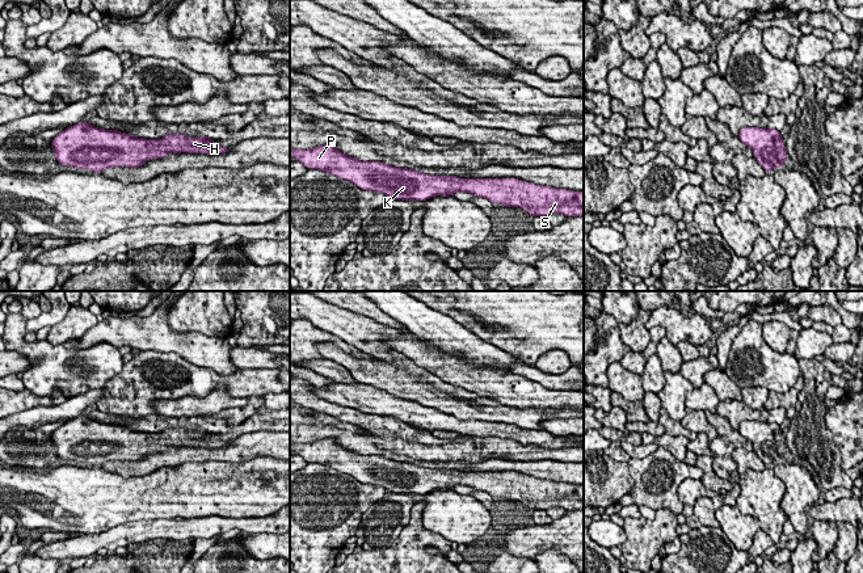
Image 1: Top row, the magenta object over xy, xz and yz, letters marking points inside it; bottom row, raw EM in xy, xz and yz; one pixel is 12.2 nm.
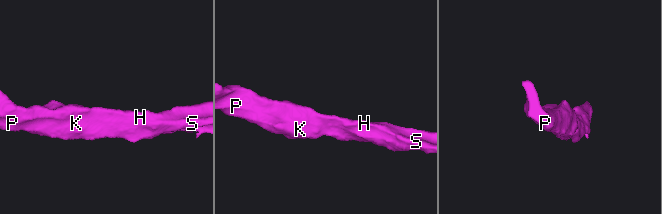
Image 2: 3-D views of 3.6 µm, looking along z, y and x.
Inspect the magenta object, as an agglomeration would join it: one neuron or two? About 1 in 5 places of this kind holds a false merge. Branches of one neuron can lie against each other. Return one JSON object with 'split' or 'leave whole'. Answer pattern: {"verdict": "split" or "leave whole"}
{"verdict": "leave whole"}

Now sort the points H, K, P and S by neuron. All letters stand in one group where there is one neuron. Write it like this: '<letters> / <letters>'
H K P S

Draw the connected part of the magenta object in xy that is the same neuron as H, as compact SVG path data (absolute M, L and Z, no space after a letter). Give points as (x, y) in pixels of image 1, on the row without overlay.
M83 414L60 425L51 434L51 442L59 458L100 467L114 460L138 462L147 454L165 451L169 446L218 448L228 445L228 441L211 441L211 434L214 433L205 429L189 431L182 427L146 433L98 422Z

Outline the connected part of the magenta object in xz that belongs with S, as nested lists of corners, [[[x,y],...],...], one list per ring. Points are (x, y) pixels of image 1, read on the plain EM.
[[[333,438],[311,443],[294,443],[290,450],[300,455],[307,463],[317,463],[341,473],[353,476],[362,484],[384,486],[388,493],[426,494],[435,489],[454,489],[456,485],[470,486],[505,501],[519,501],[532,510],[563,507],[568,510],[584,509],[584,485],[556,483],[535,479],[518,472],[460,472],[455,469],[425,468],[413,463],[392,460],[380,455],[361,455],[340,446]]]

